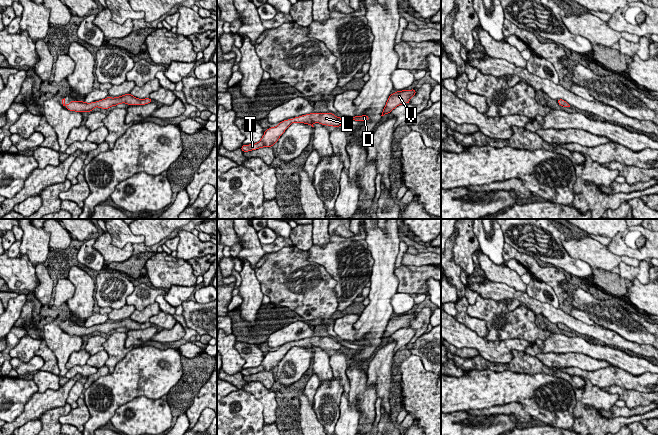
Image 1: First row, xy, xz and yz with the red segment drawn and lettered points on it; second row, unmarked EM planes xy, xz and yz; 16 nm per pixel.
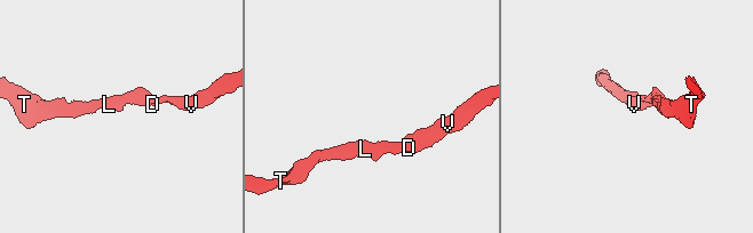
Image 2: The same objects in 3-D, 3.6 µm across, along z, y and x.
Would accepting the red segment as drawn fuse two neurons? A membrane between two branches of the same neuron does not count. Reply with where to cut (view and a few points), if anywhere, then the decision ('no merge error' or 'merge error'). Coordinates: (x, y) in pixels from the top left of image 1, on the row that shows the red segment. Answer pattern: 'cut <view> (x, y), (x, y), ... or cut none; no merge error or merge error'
cut none; no merge error

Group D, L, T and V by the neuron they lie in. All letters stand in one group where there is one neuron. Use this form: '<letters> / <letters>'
D L T V

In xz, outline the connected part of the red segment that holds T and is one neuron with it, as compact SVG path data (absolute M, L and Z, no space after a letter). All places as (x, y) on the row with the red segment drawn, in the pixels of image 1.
M313 112L310 114L292 118L291 120L287 119L280 122L278 126L267 129L258 143L242 145L240 149L243 152L248 152L262 147L272 147L278 141L279 137L289 127L289 125L294 122L305 123L311 125L312 127L314 127L313 126L314 123L320 123L325 126L327 125L334 126L335 128L340 127L343 124L341 117L337 117L333 113Z

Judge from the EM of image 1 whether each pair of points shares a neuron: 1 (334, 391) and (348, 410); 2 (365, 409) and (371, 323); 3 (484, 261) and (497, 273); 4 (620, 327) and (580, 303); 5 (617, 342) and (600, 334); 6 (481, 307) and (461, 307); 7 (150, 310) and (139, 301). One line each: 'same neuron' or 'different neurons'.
1: different neurons
2: different neurons
3: same neuron
4: same neuron
5: same neuron
6: different neurons
7: different neurons

